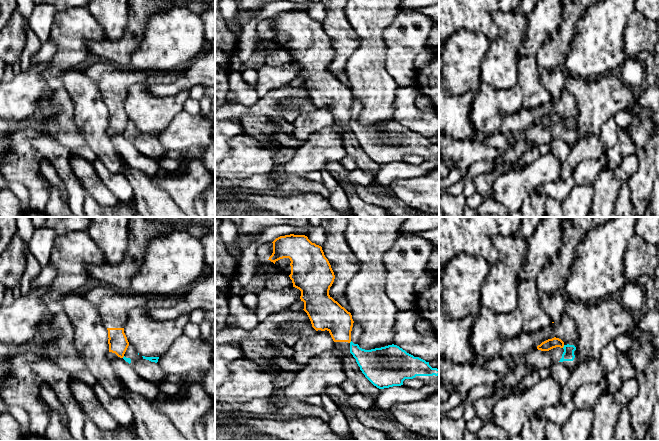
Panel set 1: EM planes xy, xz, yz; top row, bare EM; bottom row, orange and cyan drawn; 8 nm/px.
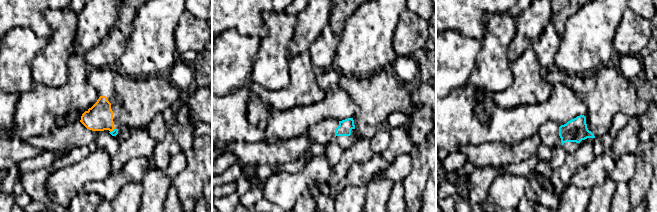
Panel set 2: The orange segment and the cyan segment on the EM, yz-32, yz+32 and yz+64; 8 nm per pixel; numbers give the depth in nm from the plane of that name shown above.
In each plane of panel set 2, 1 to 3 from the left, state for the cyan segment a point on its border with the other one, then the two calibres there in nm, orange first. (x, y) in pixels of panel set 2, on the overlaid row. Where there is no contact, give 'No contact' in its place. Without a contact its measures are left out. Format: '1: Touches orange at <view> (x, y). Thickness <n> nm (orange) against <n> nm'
1: Touches orange at yz-32 (112, 130). Thickness 220 nm (orange) against 50 nm
2: No contact
3: No contact

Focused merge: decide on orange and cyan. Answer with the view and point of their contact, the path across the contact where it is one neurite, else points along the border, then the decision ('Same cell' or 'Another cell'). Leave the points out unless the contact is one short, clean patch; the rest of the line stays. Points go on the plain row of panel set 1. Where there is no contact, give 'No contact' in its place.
Touches orange at yz (563, 122). Boundary: yz (564, 121), (562, 123). Another cell

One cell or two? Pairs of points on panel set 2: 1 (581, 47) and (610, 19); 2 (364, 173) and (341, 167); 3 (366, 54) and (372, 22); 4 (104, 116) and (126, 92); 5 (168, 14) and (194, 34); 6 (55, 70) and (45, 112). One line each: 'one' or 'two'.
1: one
2: two
3: one
4: one
5: two
6: two

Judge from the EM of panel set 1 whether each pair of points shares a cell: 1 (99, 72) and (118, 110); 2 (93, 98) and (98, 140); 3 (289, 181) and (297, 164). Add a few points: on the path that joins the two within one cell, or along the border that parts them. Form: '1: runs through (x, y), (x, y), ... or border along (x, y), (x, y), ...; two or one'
1: runs through (100, 81), (107, 93), (115, 101); one
2: runs through (93, 108), (95, 130); one
3: border along (284, 170), (290, 174), (305, 178); two

